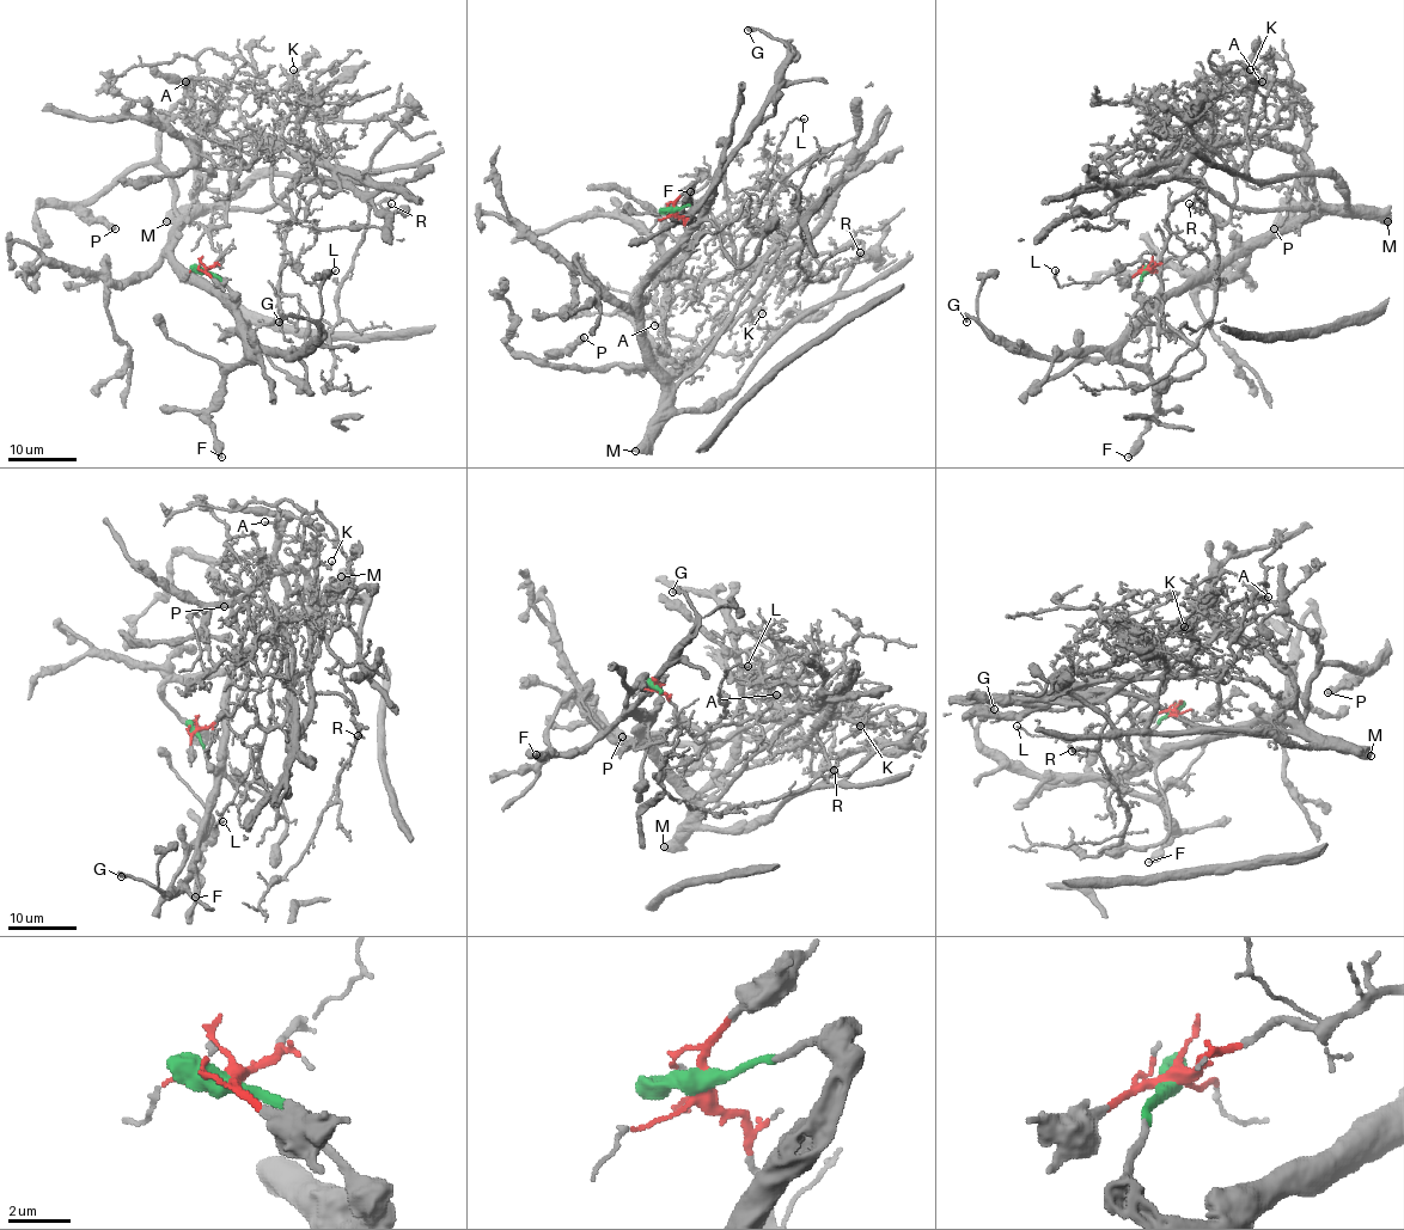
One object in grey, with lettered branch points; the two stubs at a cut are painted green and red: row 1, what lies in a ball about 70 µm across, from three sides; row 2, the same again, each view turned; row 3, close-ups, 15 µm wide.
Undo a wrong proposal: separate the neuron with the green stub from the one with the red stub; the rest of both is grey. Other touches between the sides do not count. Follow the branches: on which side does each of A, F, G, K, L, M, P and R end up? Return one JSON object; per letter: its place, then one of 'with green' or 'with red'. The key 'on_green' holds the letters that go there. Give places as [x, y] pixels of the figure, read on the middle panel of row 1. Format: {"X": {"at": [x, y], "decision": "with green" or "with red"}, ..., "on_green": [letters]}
{"A": {"at": [654, 325], "decision": "with red"}, "F": {"at": [690, 191], "decision": "with green"}, "G": {"at": [748, 30], "decision": "with green"}, "K": {"at": [762, 313], "decision": "with red"}, "L": {"at": [804, 118], "decision": "with red"}, "M": {"at": [635, 451], "decision": "with green"}, "P": {"at": [584, 337], "decision": "with green"}, "R": {"at": [860, 252], "decision": "with red"}, "on_green": ["F", "G", "M", "P"]}

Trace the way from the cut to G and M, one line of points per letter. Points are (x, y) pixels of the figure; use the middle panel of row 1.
G: (675, 209), (707, 202), (707, 190), (779, 81), (788, 48), (779, 37), (748, 30)
M: (675, 209), (697, 201), (703, 206), (701, 224), (641, 293), (641, 344), (660, 380), (663, 402), (635, 452)

